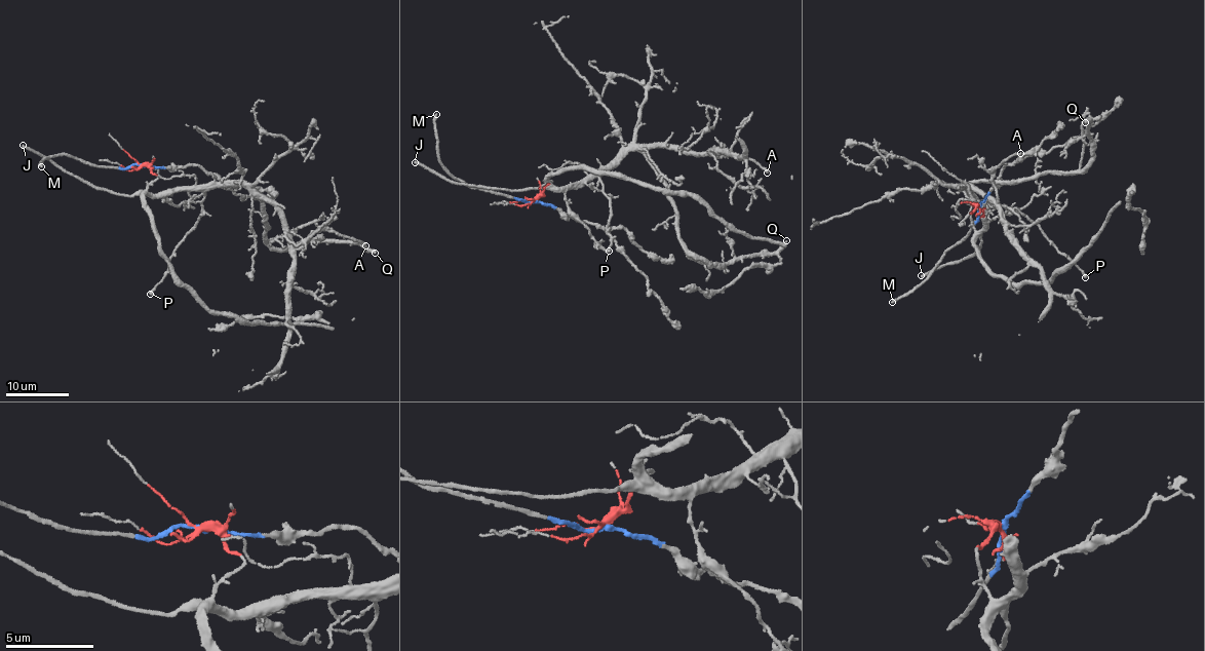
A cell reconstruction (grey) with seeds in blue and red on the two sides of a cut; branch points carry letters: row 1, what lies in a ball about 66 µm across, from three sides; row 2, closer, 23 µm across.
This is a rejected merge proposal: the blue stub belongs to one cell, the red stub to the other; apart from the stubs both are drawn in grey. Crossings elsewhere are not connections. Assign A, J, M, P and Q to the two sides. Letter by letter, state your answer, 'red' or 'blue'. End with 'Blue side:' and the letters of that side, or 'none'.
A: red
J: red
M: blue
P: red
Q: red
Blue side: M

